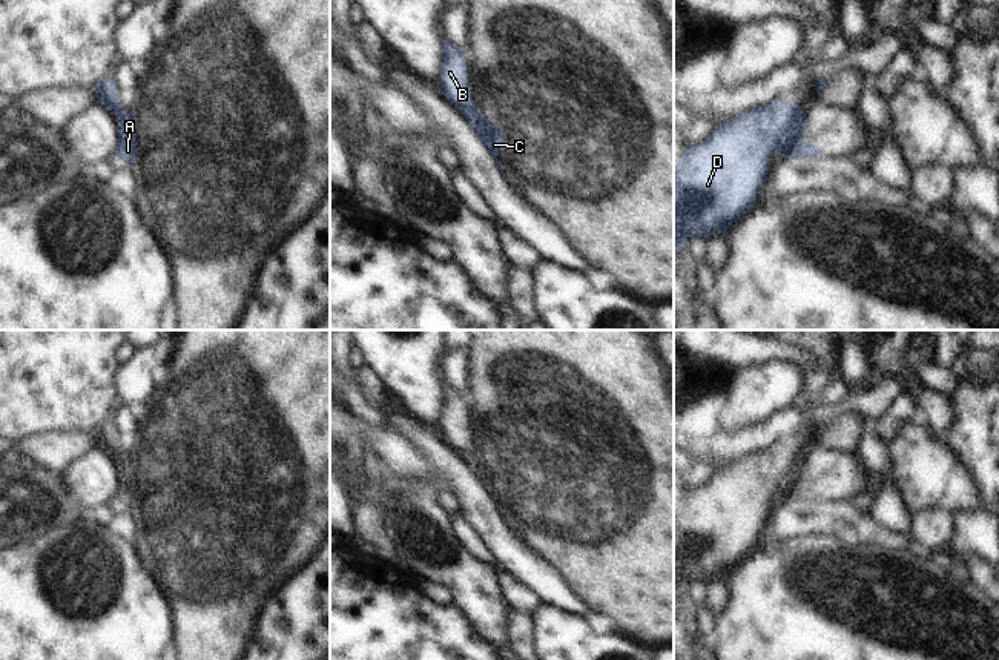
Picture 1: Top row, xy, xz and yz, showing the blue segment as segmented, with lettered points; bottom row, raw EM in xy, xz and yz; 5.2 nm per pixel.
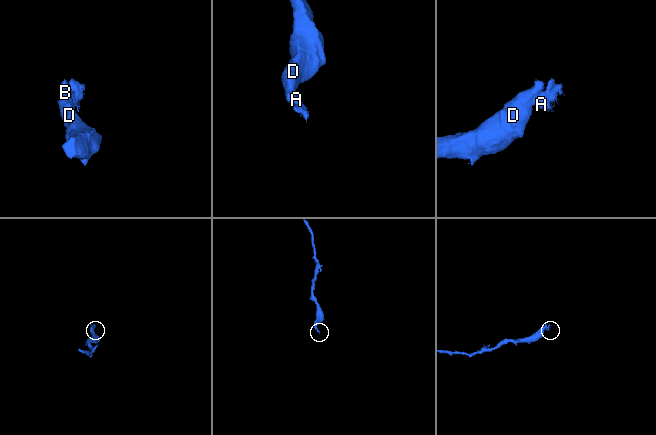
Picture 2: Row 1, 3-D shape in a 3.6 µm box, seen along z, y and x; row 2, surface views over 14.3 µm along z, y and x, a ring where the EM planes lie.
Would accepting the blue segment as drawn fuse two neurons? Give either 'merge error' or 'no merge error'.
merge error

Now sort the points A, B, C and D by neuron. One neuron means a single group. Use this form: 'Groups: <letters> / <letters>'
Groups: A C / B D.

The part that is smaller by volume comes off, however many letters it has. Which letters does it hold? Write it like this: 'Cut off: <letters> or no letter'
Cut off: A, C

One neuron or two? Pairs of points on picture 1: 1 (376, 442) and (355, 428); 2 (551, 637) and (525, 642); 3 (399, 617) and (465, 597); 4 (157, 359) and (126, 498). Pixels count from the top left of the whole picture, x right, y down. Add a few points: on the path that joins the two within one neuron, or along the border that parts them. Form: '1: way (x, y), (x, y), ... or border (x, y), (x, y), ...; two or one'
1: way (372, 438), (364, 438), (359, 433); one
2: border (530, 616), (534, 643); two
3: border (453, 603), (476, 631); two
4: border (158, 387), (135, 412); two

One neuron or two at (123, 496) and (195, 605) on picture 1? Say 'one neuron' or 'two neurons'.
one neuron

